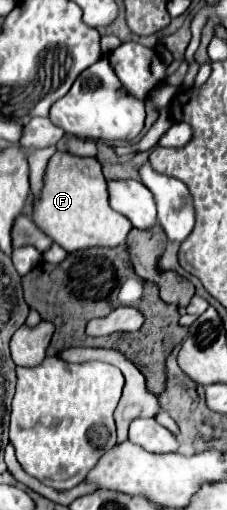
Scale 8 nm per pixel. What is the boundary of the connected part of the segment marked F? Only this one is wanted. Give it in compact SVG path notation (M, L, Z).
M62 151L54 153L48 161L42 197L32 205L32 217L34 223L68 253L92 247L112 249L126 245L128 233L134 229L124 215L110 207L108 183L102 175L100 163L94 157L76 157Z

